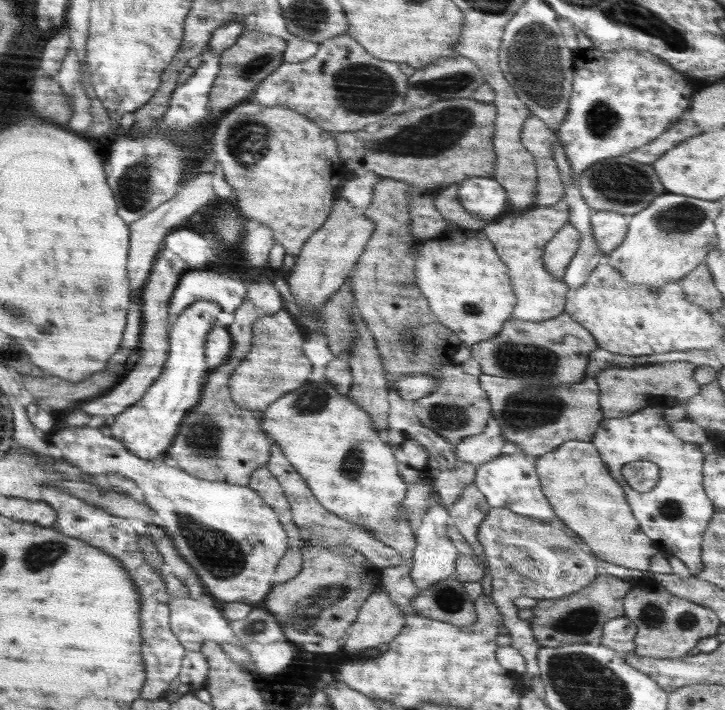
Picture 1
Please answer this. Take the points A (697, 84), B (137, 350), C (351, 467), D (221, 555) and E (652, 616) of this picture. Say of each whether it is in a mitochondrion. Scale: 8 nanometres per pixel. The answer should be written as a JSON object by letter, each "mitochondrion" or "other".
{"A":"other","B":"other","C":"mitochondrion","D":"mitochondrion","E":"mitochondrion"}

